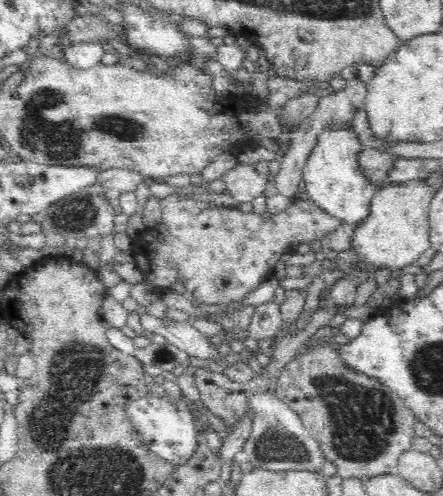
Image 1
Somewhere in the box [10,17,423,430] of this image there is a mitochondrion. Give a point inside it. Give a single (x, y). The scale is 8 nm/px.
(41, 130)

